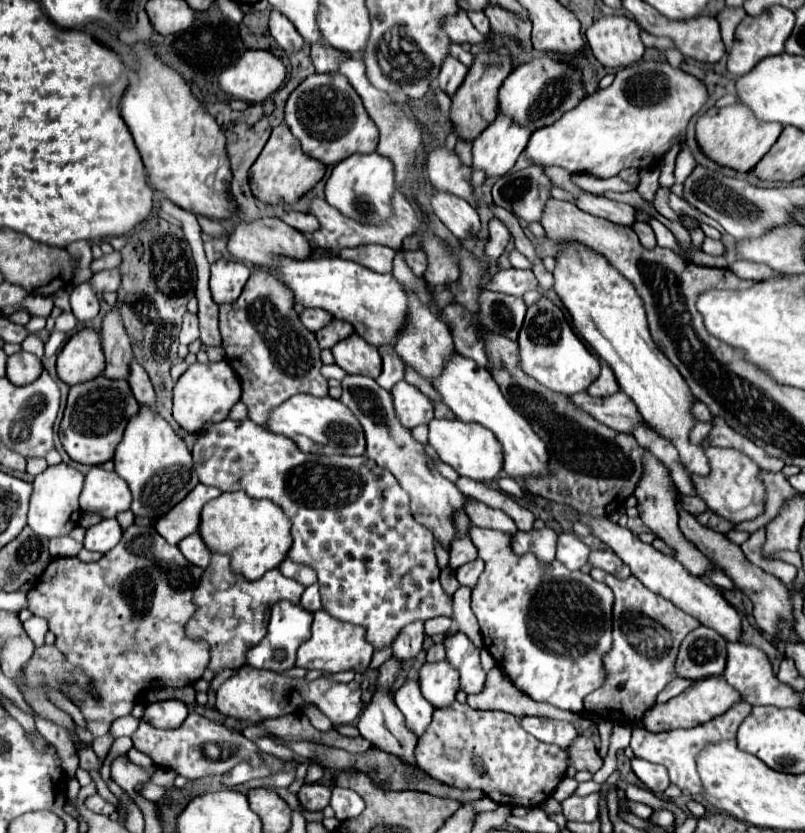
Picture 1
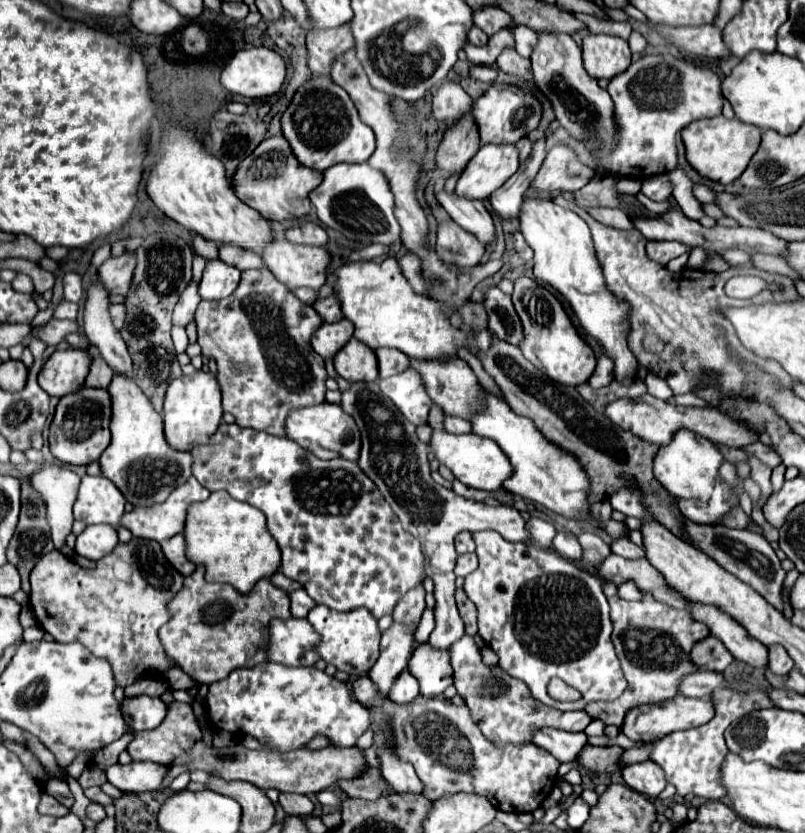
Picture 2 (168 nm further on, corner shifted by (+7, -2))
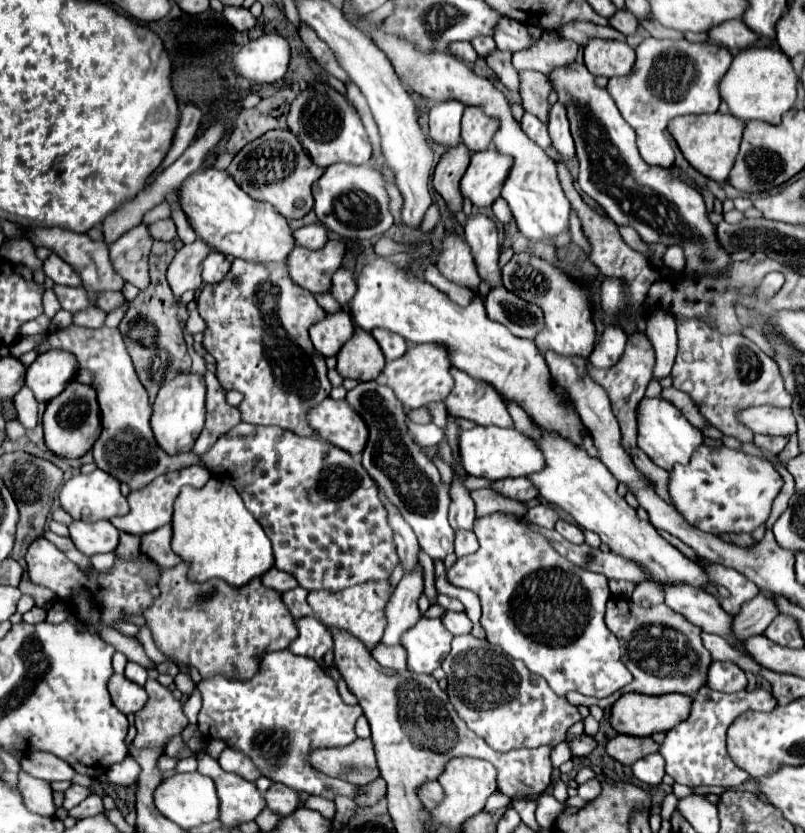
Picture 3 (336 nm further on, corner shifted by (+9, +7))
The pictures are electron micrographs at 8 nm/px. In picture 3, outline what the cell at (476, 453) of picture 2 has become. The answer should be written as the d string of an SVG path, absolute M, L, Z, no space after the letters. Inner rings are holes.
M475 426L471 430L463 430L459 434L459 456L461 464L467 474L487 478L487 480L499 480L499 478L517 478L527 476L529 472L539 472L541 464L545 464L541 452L537 452L537 446L533 440L529 440L525 434L521 434L515 428L499 428L499 426Z

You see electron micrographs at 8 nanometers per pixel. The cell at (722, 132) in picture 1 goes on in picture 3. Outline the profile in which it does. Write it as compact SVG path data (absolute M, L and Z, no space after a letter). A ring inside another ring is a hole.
M687 114L687 116L679 116L673 118L669 122L669 132L673 134L673 138L677 140L677 146L681 148L683 156L687 158L687 162L699 170L703 176L715 180L715 182L723 182L727 180L735 158L739 154L739 144L743 138L743 130L745 130L745 122L735 118L733 114Z

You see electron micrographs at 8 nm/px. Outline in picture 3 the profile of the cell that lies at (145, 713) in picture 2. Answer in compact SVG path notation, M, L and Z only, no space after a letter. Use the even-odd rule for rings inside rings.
M115 674L109 680L109 694L113 704L123 712L123 714L135 714L147 704L147 692L143 686L127 680L121 674Z

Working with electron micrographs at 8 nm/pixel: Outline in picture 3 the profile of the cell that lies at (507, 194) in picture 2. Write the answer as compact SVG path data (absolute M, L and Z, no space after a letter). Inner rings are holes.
M525 112L523 120L521 120L521 128L537 146L541 146L541 148L549 148L551 146L549 134L547 134L547 126L537 116Z

